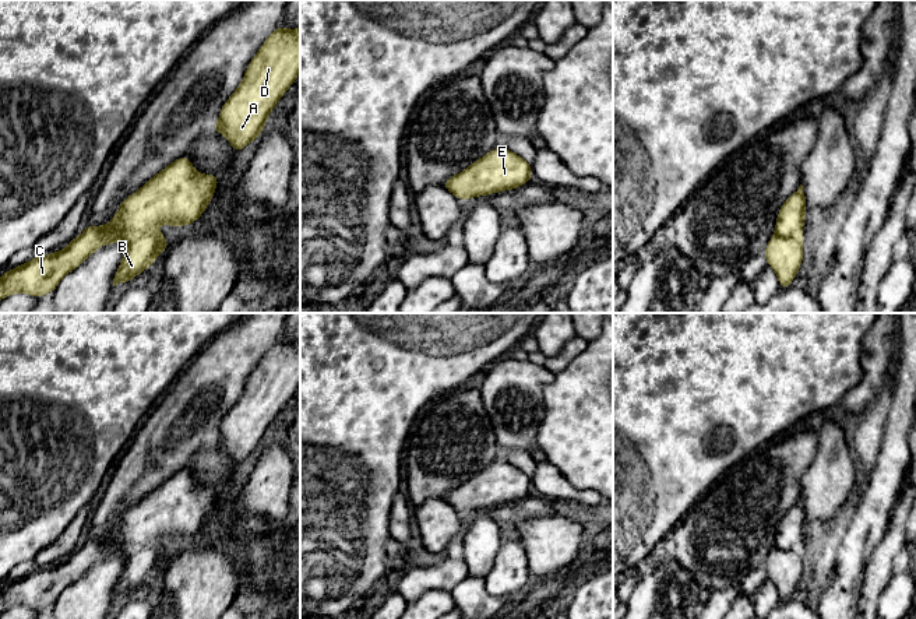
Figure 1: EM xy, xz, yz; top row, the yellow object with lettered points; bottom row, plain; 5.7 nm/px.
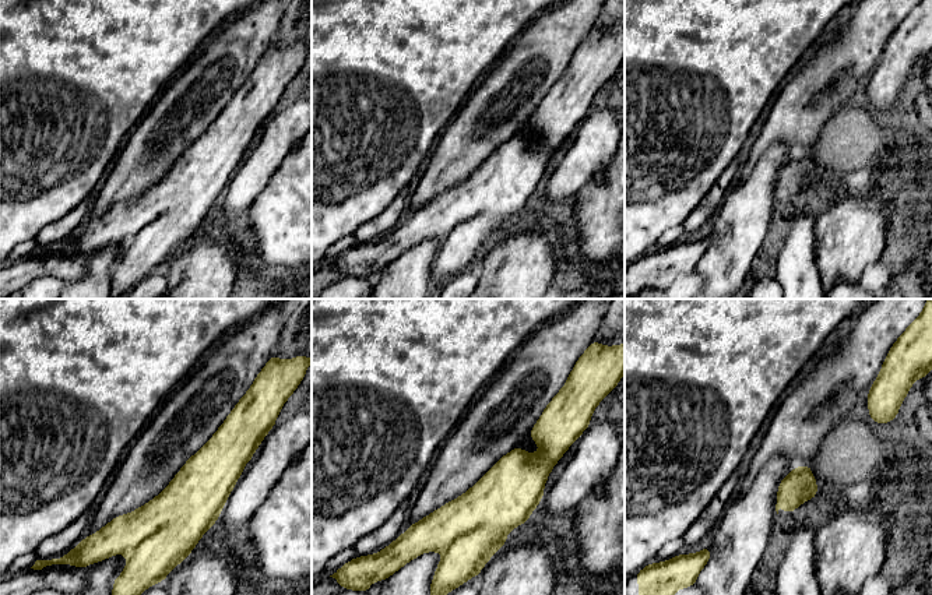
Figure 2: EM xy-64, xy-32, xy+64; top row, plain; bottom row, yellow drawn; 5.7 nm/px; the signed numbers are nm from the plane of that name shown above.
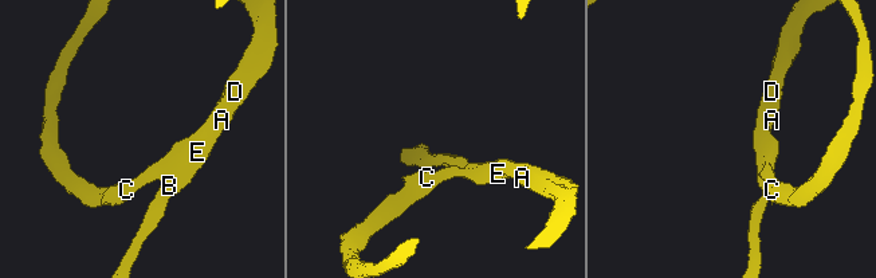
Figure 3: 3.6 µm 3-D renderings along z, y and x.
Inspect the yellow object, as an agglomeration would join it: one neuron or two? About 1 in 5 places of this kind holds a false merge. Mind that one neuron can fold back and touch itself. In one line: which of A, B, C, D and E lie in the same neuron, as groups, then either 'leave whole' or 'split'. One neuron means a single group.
groups A B C D E; leave whole

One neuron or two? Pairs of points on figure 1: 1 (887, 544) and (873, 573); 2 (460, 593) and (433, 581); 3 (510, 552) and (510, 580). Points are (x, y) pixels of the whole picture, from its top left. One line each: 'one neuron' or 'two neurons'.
1: one neuron
2: two neurons
3: one neuron

